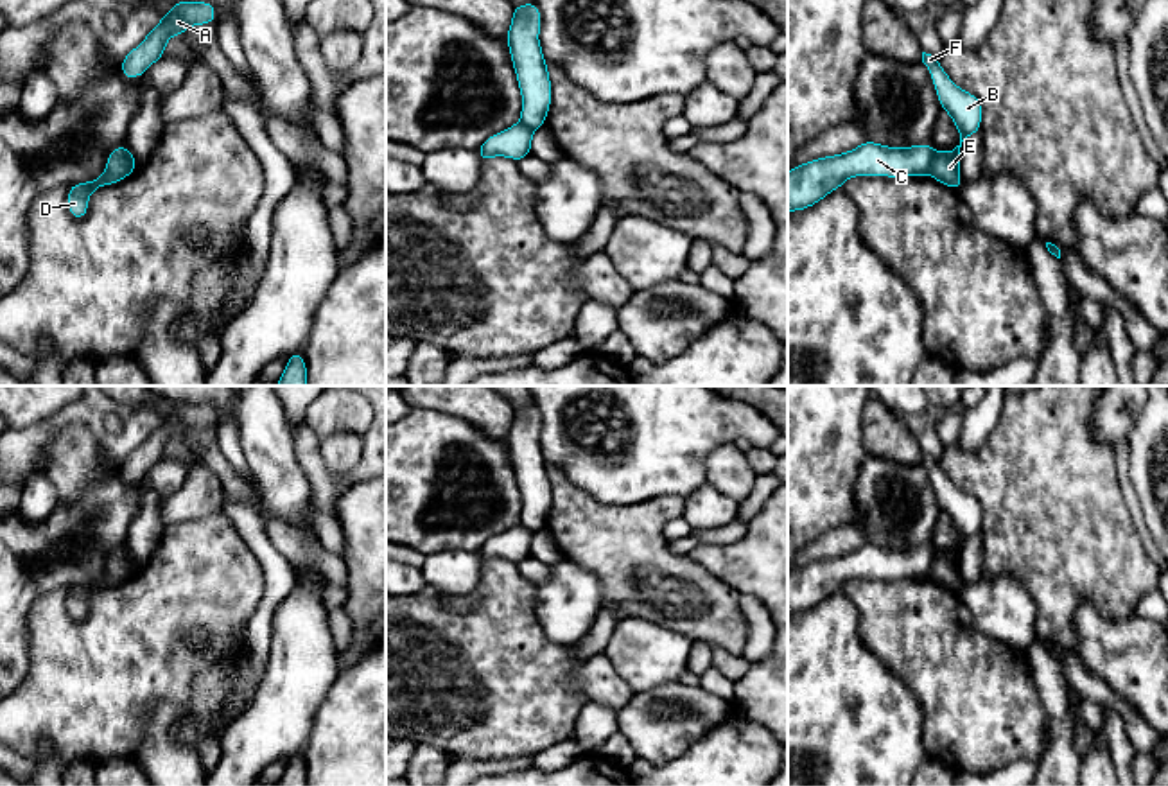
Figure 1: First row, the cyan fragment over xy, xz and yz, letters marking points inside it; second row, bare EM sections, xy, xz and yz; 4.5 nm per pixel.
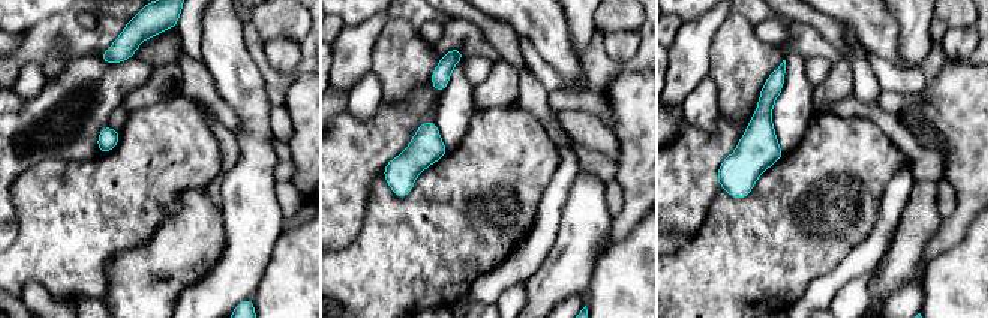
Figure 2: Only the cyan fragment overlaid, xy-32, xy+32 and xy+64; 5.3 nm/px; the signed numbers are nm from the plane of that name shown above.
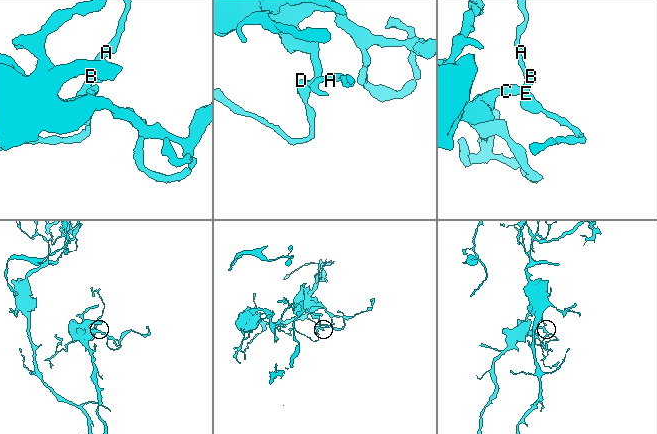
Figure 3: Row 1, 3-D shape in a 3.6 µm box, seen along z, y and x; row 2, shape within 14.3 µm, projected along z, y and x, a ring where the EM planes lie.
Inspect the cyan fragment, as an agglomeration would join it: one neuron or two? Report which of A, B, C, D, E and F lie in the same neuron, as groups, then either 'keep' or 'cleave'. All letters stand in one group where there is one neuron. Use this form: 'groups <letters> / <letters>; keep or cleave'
groups A B D E F / C; cleave

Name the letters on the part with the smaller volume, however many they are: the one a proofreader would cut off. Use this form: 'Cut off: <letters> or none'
Cut off: A, B, D, E, F

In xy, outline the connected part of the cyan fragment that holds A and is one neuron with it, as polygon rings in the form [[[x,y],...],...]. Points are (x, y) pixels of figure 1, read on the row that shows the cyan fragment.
[[[172,2],[172,11],[161,14],[161,22],[135,47],[122,61],[126,79],[140,77],[147,68],[165,56],[170,36],[183,36],[192,25],[215,22],[215,5],[210,2]]]

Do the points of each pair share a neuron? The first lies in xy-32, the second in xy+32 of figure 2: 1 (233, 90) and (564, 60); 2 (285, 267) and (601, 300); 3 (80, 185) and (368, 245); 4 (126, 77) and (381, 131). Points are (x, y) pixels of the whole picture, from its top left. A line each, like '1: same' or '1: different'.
1: same
2: same
3: same
4: same

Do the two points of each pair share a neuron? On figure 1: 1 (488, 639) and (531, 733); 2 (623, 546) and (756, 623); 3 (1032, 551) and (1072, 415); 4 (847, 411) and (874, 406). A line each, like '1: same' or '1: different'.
1: same
2: different
3: same
4: different

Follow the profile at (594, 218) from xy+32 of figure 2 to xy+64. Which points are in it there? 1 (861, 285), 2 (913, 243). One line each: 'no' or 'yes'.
1: no
2: yes

